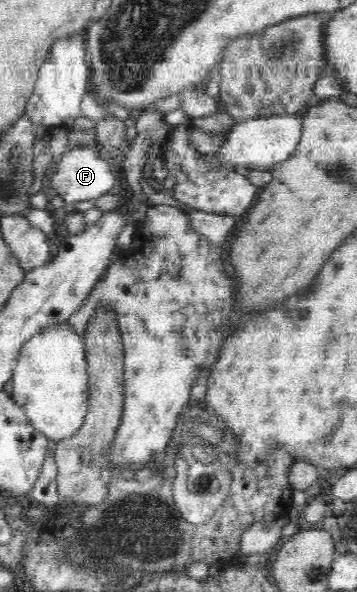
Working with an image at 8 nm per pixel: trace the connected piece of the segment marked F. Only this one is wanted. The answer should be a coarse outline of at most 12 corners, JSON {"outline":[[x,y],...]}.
{"outline":[[62,154],[50,192],[64,204],[99,198],[115,184],[106,154]]}

